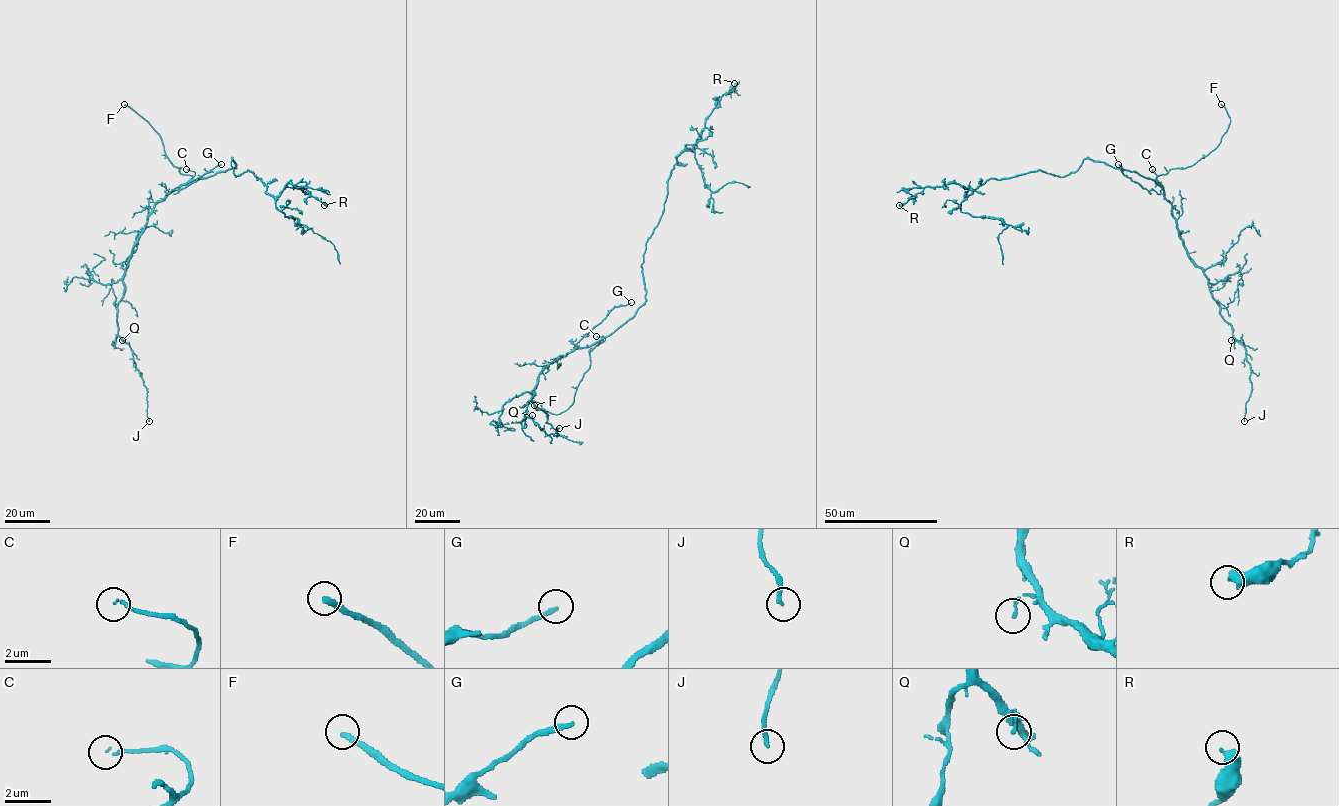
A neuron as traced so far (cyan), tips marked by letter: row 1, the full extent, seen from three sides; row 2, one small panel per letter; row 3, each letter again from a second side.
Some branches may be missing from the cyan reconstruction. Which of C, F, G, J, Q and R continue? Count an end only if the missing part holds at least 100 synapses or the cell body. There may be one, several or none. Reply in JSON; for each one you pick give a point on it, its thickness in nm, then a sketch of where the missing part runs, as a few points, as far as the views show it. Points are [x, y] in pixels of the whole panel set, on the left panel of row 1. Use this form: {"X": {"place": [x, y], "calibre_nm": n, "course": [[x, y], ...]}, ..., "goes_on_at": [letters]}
{"F": {"place": [124, 104], "calibre_nm": 240, "course": [[124, 104], [111, 98], [81, 96], [46, 111]]}, "goes_on_at": ["F"]}

